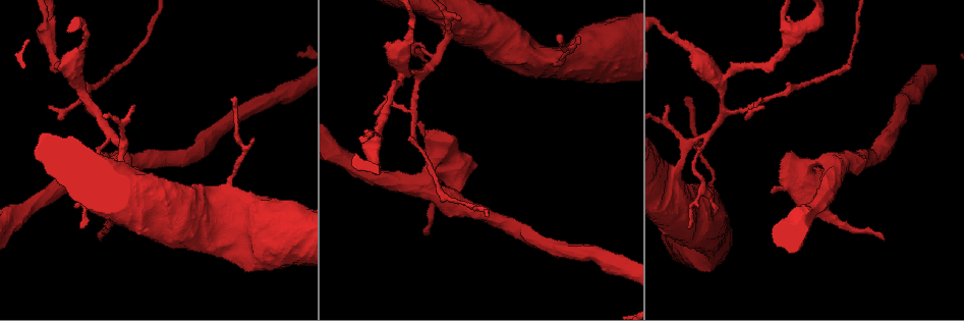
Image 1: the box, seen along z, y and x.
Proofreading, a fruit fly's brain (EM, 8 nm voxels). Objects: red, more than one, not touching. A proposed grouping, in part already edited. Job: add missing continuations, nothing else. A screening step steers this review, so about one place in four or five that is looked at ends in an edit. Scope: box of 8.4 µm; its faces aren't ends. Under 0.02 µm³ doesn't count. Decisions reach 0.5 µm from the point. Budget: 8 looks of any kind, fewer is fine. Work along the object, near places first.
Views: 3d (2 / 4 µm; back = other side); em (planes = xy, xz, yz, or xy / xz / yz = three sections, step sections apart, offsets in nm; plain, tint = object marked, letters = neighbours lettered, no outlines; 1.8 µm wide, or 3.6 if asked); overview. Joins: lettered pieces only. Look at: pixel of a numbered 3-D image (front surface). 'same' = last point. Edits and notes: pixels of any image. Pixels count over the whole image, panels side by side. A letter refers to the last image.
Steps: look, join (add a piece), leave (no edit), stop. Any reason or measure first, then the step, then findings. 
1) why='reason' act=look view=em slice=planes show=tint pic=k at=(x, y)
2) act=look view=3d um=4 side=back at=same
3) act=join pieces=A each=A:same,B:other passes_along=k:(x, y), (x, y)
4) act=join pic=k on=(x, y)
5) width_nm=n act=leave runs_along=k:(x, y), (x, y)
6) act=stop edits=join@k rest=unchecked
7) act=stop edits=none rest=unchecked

why='branch stops here' act=look view=em slice=yz step=16 show=tint pic=1 at=(421, 122)

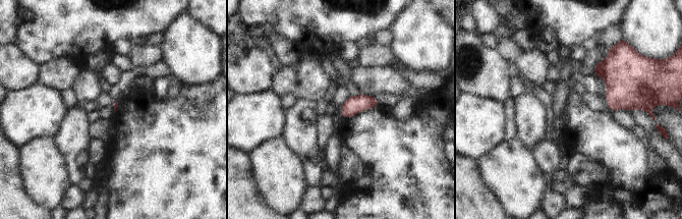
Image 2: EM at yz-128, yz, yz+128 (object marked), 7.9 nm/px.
why='another direction' act=look view=em slice=planes show=tint at=same

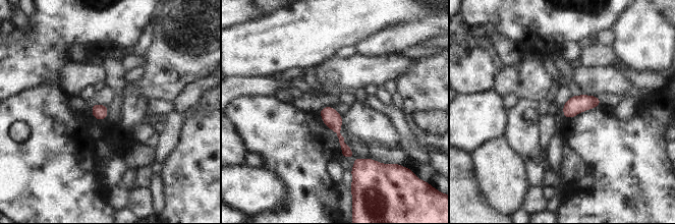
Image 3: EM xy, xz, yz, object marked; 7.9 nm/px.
act=look view=em slice=planes show=letters at=same

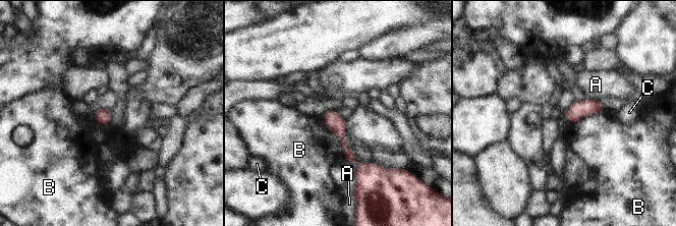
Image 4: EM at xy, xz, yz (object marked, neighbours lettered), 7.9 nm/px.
longest_contact=B:420nm act=leave each=A:other,B:other,C:other border=4:(321, 115), (339, 138), (344, 161) found='no lettered piece goes on from it'

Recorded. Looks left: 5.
why='tapers out' act=look view=3d um=4 pic=1 at=(49, 106)

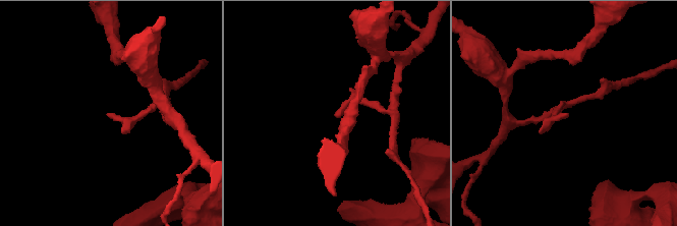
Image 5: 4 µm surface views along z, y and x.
act=look view=em slice=planes show=plain pic=5 at=(108, 114)

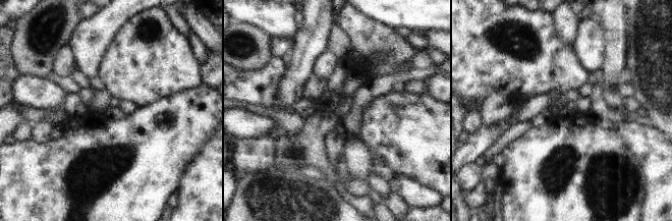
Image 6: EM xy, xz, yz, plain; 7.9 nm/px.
why='see the neighbours' act=look view=em slice=planes show=letters at=same

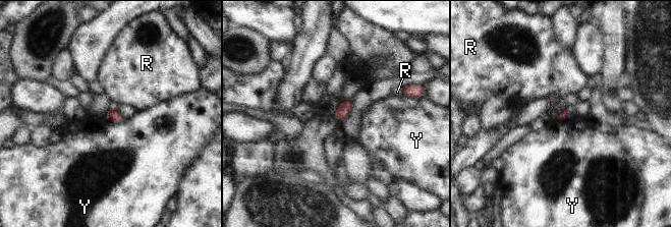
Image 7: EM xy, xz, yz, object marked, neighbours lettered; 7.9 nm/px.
act=leave each=R:other,Y:other border=7:(103, 115), (112, 122), (125, 118) found='no lettered piece goes on from it'

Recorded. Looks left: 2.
act=look view=em slice=planes show=letters pic=1 at=(226, 254)

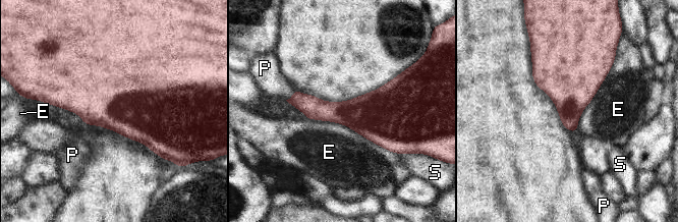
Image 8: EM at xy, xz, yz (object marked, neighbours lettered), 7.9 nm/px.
act=leave each=E:other,P:other,S:other border=8:(305, 118), (345, 124), (397, 154) found='no lettered piece goes on from it'

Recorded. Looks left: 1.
act=stop edits=none rest=unchecked

